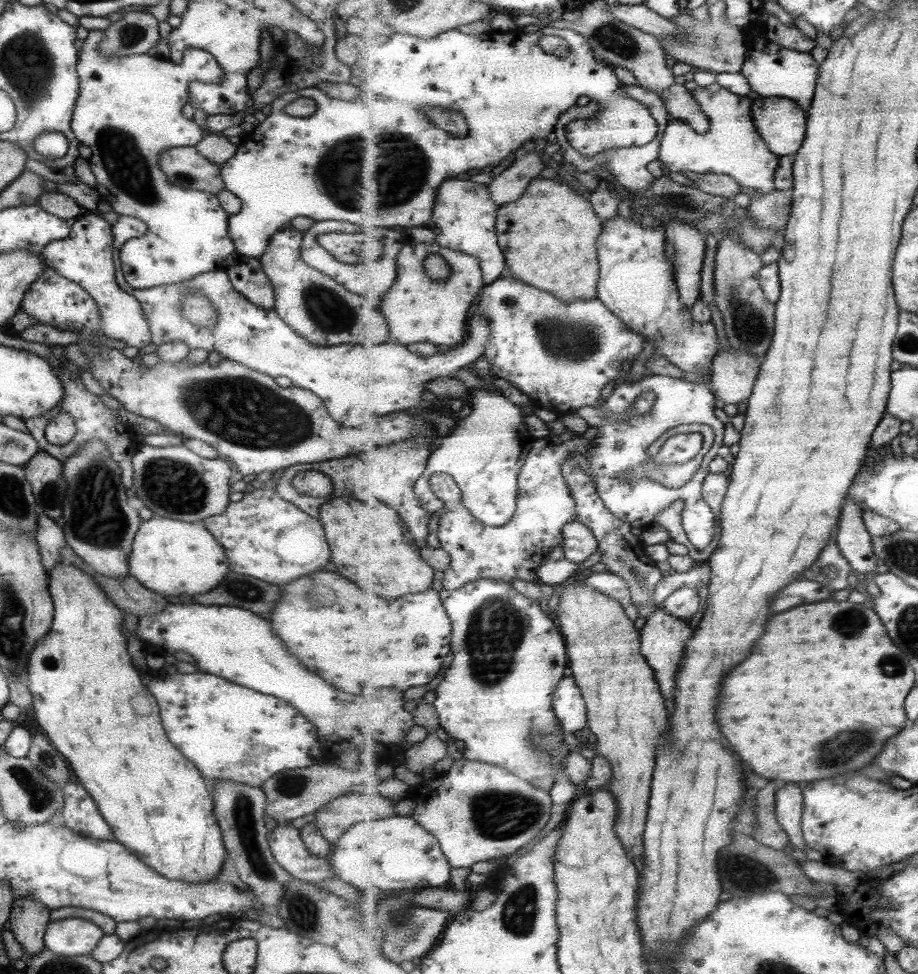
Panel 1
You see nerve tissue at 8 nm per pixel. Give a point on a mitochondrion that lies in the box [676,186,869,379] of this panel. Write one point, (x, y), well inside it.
(749, 323)

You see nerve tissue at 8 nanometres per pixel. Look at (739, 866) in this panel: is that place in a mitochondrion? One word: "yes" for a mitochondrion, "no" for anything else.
yes

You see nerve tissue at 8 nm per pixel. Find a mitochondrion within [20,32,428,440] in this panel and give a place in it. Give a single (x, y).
(124, 160)

